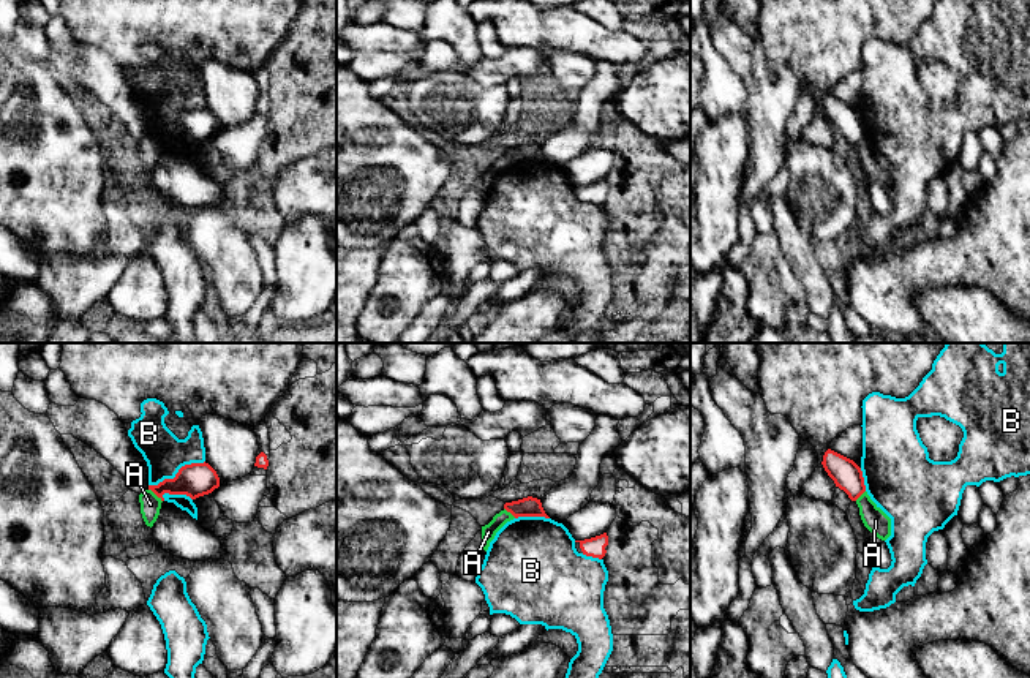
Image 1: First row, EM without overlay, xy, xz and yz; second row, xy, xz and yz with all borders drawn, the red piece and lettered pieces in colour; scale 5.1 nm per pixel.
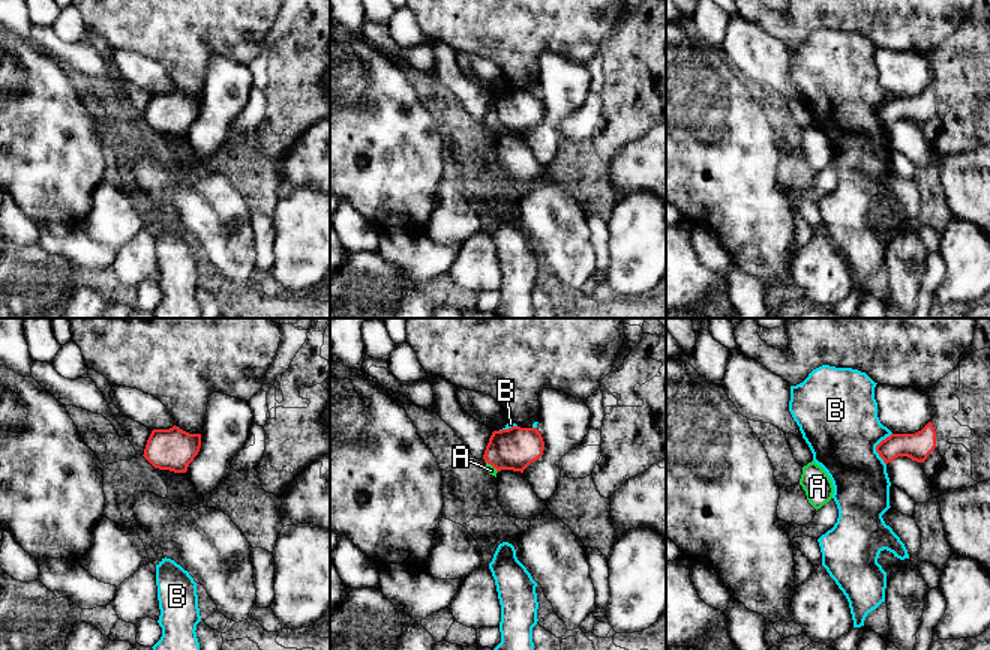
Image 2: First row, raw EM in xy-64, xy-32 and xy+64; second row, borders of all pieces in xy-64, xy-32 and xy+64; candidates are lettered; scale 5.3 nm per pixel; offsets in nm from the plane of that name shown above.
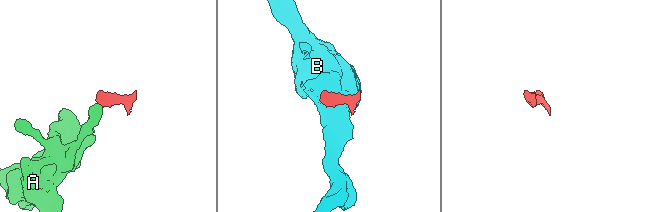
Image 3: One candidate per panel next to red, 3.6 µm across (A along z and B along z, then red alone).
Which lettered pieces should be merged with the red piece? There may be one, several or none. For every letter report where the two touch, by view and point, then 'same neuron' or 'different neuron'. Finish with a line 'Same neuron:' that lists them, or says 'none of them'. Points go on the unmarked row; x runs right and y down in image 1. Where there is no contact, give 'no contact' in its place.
A: xy (155, 139) | different neuron
B: xy (177, 119) | different neuron
Same neuron: none of them

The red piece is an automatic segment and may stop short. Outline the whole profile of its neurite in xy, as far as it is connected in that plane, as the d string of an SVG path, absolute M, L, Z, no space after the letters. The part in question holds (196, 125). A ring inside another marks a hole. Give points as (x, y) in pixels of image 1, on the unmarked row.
M191 109L179 115L174 125L164 125L158 131L148 131L161 147L163 141L186 141L191 145L212 139L220 133L220 123L209 109Z

